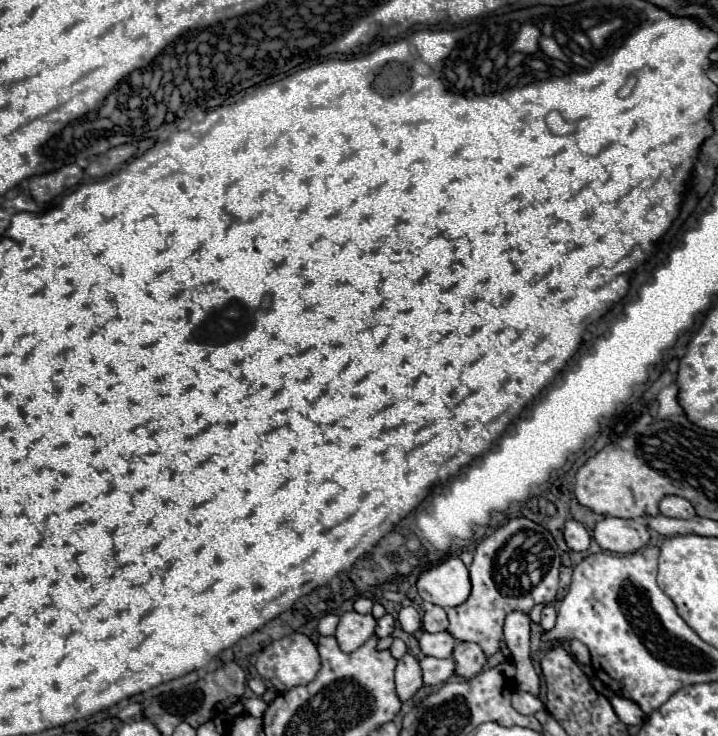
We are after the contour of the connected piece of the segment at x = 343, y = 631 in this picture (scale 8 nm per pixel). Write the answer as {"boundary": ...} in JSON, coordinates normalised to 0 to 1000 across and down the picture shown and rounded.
{"boundary":[[[481,832],[472,842],[467,867],[478,886],[497,883],[508,870],[514,870],[522,859],[522,840],[517,834],[500,834],[500,832]]]}

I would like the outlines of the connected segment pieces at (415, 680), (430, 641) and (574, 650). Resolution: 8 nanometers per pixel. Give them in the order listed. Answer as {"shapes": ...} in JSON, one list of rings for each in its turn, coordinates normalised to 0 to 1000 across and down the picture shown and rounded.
{"shapes":[[[[564,889],[553,899],[553,908],[550,908],[550,938],[553,938],[556,951],[558,954],[570,951],[586,932],[589,927],[586,927],[584,899],[572,889]]],[[[589,859],[589,864],[584,867],[584,880],[592,891],[625,894],[631,878],[634,878],[634,870],[625,867],[625,859],[614,859],[614,861]]],[[[795,870],[795,891],[806,899],[806,902],[820,902],[820,883],[818,883],[818,878],[812,878],[809,872],[804,872],[804,870]]]]}

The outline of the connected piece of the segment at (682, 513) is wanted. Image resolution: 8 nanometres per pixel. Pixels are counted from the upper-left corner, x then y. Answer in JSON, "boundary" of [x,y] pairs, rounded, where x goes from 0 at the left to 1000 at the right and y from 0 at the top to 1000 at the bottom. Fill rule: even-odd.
{"boundary":[[[926,674],[918,682],[918,693],[923,701],[932,701],[932,704],[965,704],[968,701],[965,688],[948,674]]]}

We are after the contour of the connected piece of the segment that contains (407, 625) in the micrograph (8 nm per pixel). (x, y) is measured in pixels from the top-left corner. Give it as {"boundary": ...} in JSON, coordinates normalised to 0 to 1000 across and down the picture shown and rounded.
{"boundary":[[[567,823],[567,826],[558,826],[556,834],[553,834],[553,842],[561,853],[561,859],[581,859],[586,853],[586,840],[584,840],[584,832],[575,826],[575,823]]]}

